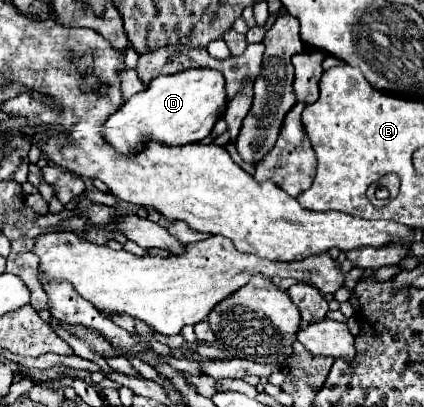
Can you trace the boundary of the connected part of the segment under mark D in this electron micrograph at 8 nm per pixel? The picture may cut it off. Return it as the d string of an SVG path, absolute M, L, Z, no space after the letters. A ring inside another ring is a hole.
M191 68L171 76L157 76L143 92L133 94L117 112L107 118L101 134L105 142L121 154L137 154L151 140L157 140L165 146L193 144L209 136L213 124L221 116L219 112L223 104L223 76L217 70Z

